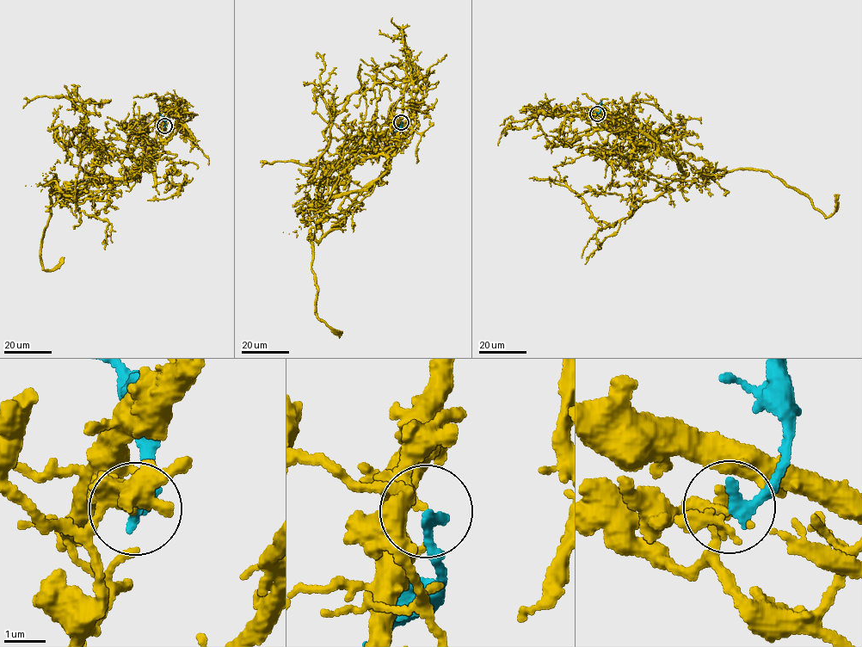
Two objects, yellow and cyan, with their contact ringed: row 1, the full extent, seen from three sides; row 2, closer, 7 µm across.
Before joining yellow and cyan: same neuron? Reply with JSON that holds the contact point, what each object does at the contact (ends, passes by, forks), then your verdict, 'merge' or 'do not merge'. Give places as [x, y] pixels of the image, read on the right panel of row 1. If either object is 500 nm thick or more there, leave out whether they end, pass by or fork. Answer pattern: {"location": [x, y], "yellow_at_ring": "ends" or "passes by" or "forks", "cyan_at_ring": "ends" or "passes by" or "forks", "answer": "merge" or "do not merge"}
{"location": [597, 113], "yellow_at_ring": "forks", "cyan_at_ring": "ends", "answer": "merge"}

